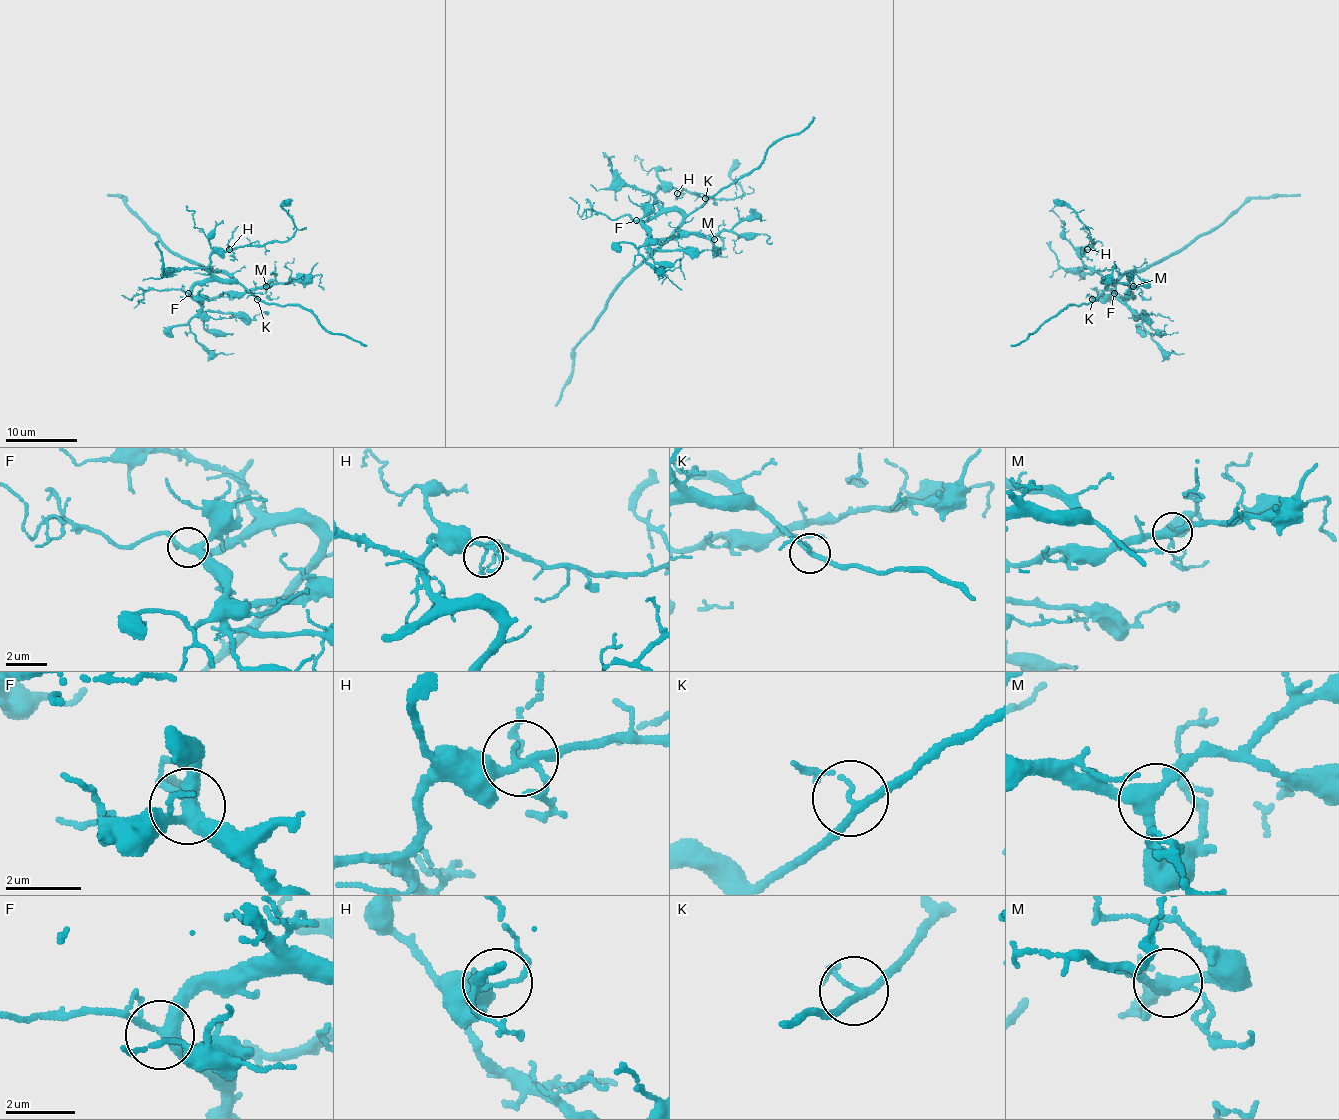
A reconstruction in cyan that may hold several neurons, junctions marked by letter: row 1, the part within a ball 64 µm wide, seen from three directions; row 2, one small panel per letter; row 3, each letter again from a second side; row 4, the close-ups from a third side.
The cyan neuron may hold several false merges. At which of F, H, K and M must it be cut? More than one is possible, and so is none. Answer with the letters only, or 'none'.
none

